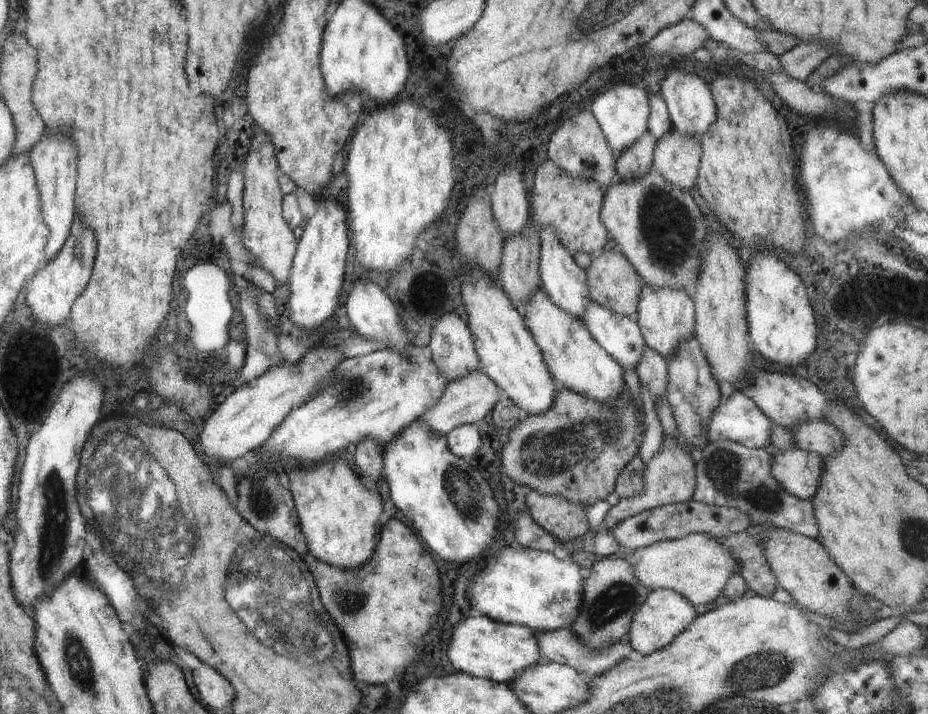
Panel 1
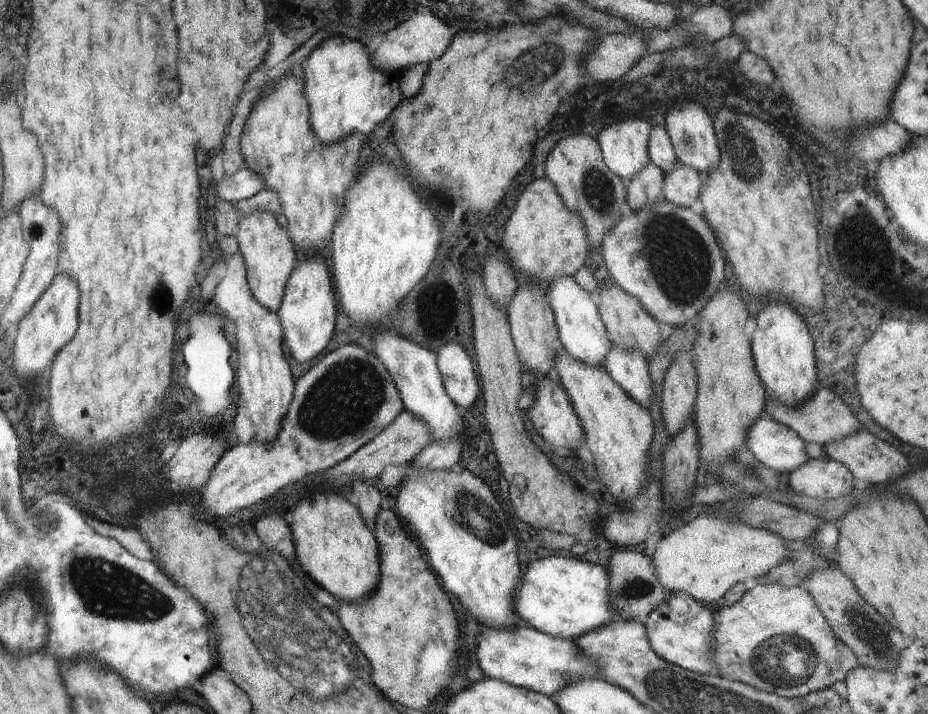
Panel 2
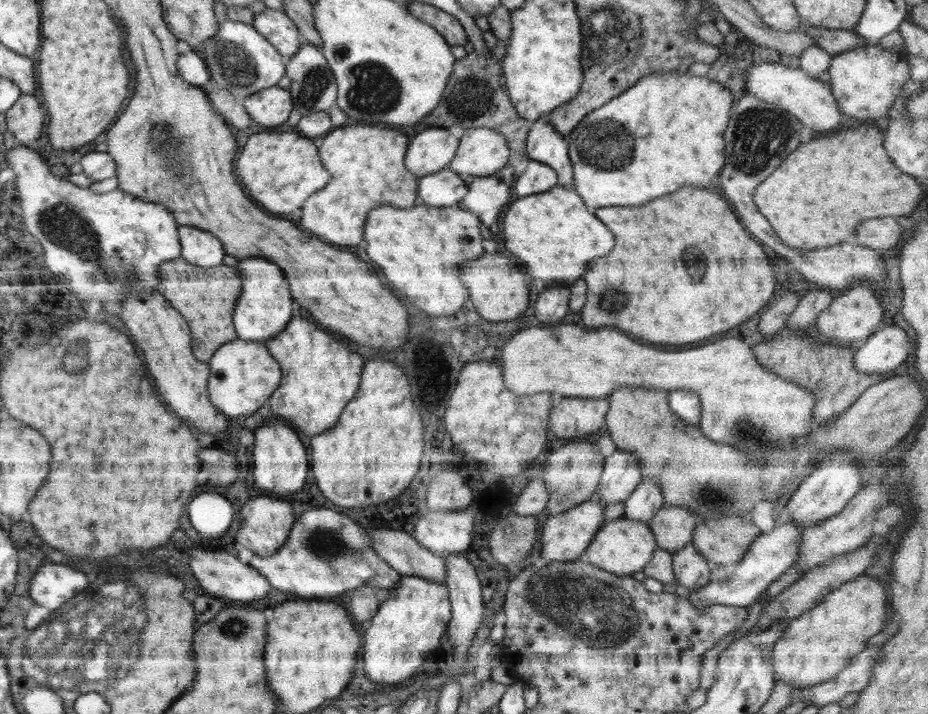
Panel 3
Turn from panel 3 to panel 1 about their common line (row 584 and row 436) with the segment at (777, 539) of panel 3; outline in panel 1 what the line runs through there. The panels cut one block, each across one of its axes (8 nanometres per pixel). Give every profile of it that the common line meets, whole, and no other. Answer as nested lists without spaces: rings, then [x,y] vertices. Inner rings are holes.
[[[736,389],[710,415],[707,422],[707,440],[713,443],[722,439],[759,449],[771,442],[772,425],[755,402],[742,393],[741,389]]]

